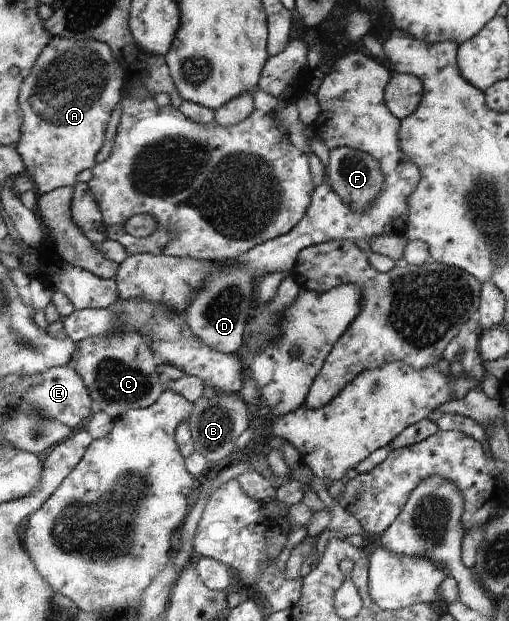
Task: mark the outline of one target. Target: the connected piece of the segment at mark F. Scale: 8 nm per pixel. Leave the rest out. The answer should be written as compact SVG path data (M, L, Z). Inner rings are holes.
M330 146L330 160L328 166L325 167L327 179L326 181L334 188L334 192L352 206L354 212L364 212L368 208L368 204L380 194L378 190L384 188L384 174L378 166L378 162L360 150L354 150L349 147L339 148Z

